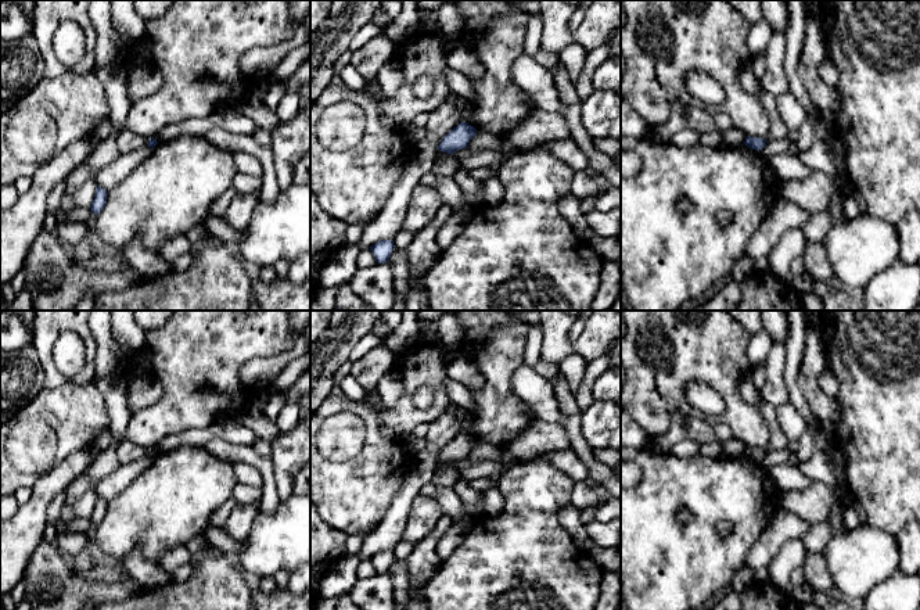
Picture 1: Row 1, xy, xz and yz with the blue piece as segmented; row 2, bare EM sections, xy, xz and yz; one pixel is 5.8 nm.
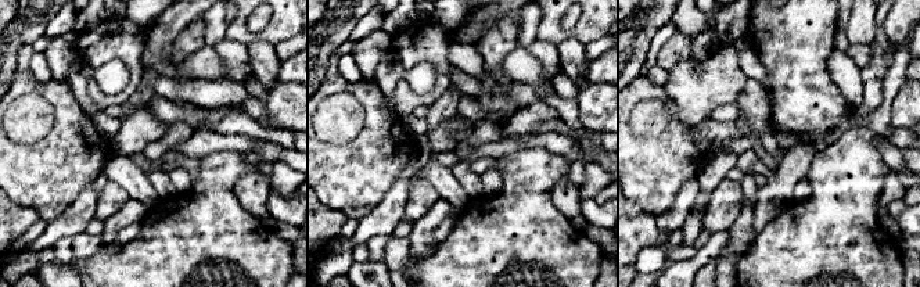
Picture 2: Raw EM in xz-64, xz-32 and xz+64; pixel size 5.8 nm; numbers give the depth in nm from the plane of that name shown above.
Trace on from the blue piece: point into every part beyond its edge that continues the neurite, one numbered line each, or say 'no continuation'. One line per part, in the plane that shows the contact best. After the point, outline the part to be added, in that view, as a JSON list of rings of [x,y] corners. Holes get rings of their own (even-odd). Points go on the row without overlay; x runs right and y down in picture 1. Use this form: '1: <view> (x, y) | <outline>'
no continuation

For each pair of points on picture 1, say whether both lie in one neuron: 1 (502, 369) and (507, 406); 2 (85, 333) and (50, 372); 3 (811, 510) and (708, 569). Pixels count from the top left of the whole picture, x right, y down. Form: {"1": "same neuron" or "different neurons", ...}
{"1": "same neuron", "2": "same neuron", "3": "different neurons"}

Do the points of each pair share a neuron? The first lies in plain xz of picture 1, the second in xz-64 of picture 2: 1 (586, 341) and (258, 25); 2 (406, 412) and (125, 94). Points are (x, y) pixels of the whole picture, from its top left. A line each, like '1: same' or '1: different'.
1: different
2: same

